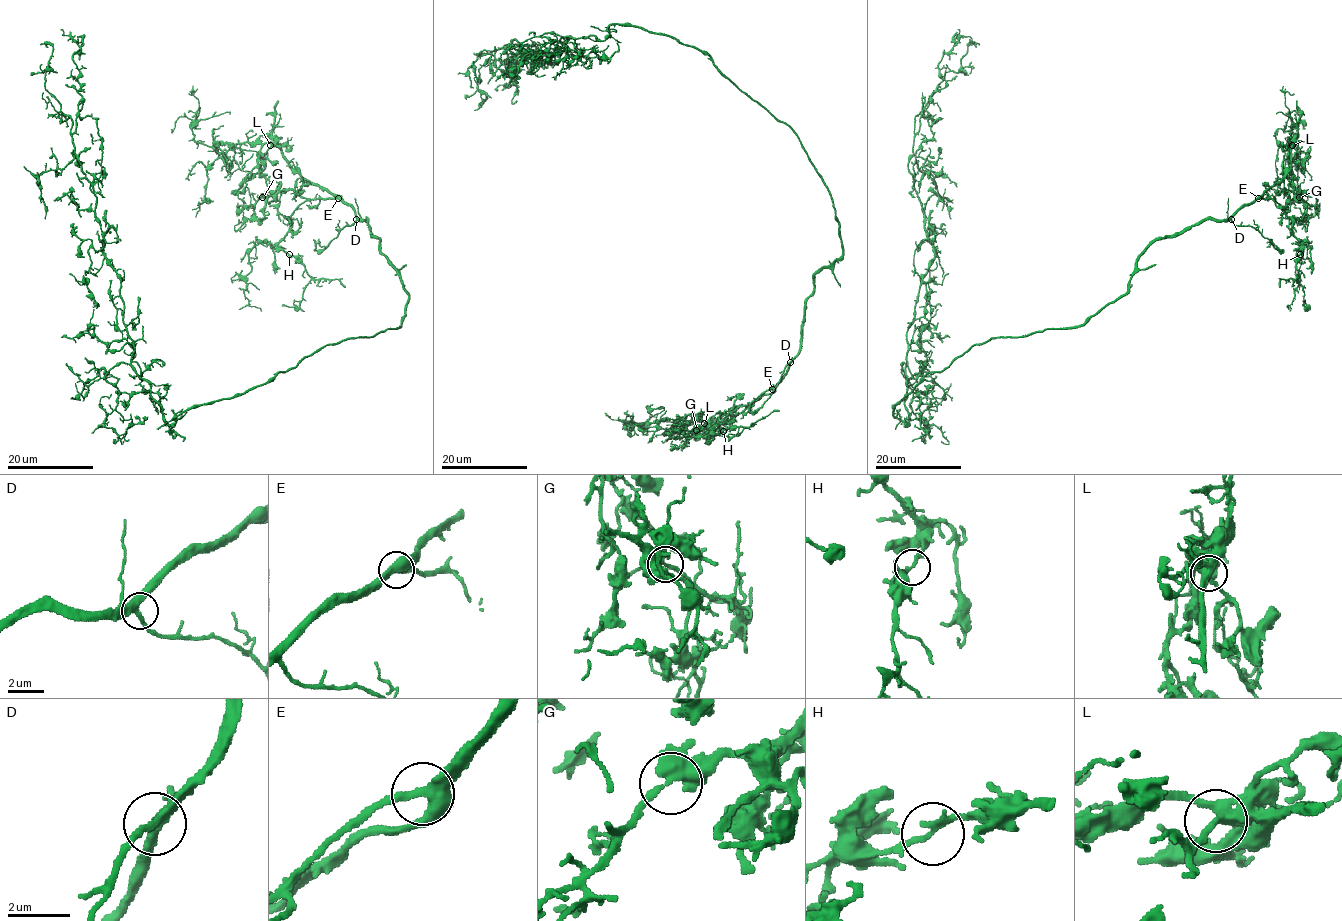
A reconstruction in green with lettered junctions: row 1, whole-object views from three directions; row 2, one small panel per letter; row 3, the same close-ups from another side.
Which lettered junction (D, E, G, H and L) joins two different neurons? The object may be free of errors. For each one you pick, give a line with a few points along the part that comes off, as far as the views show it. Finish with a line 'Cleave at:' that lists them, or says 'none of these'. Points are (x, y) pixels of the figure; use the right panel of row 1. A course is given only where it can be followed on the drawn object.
Cleave at: none of these

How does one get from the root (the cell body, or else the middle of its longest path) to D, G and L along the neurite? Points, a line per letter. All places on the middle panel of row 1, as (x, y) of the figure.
D: (734, 85), (794, 132), (830, 195), (839, 223), (842, 254), (814, 275), (800, 349), (790, 362)
G: (734, 85), (797, 136), (830, 195), (842, 254), (814, 275), (800, 349), (785, 374), (750, 403), (697, 430)
L: (734, 85), (797, 136), (830, 195), (842, 254), (814, 275), (800, 349), (781, 382), (728, 421), (704, 423)

